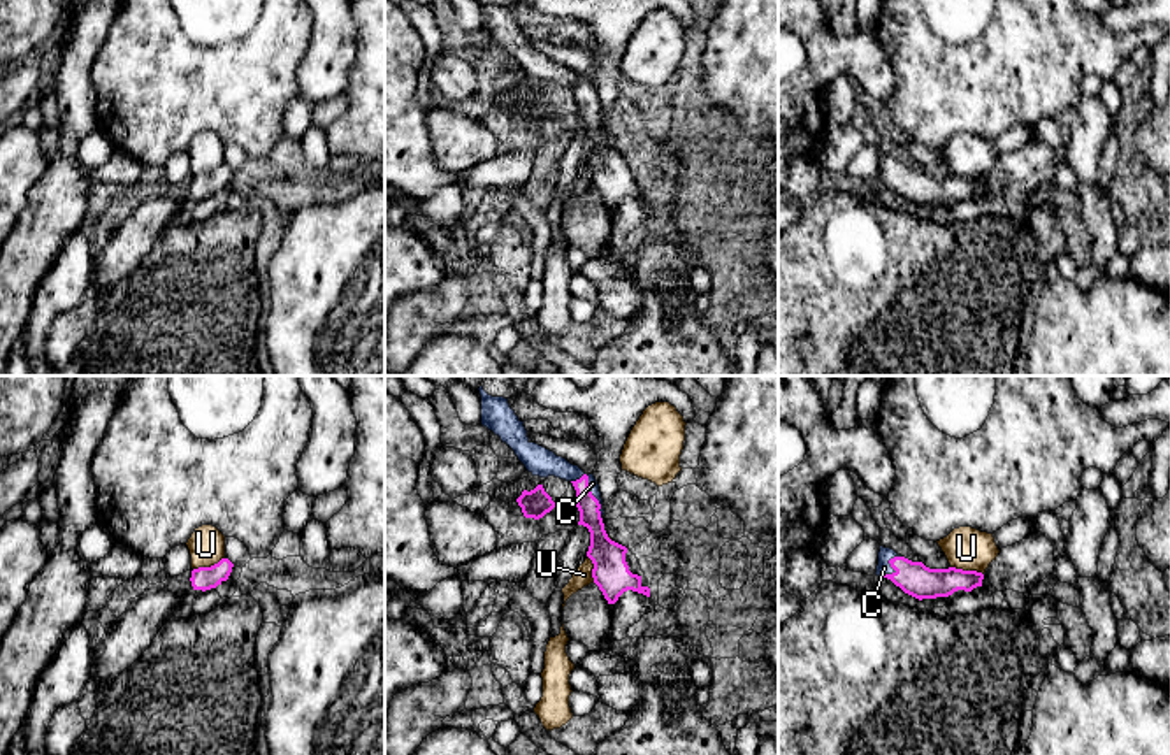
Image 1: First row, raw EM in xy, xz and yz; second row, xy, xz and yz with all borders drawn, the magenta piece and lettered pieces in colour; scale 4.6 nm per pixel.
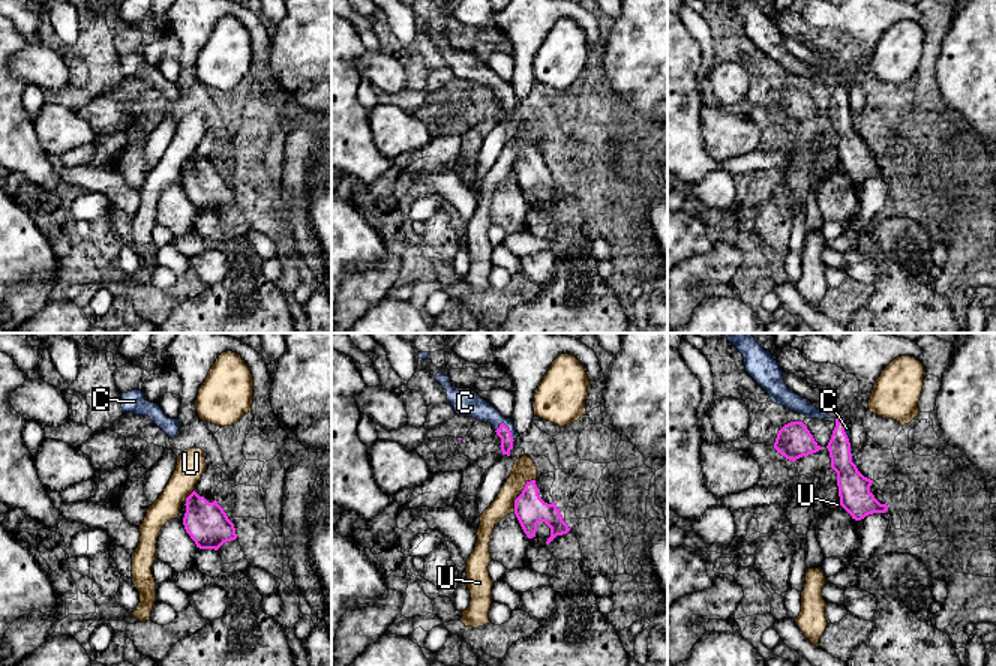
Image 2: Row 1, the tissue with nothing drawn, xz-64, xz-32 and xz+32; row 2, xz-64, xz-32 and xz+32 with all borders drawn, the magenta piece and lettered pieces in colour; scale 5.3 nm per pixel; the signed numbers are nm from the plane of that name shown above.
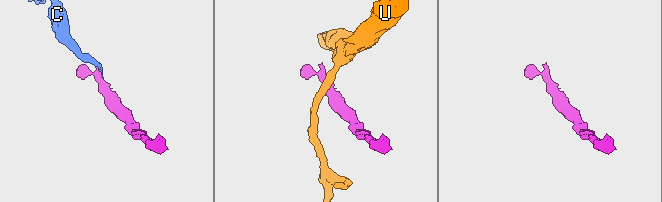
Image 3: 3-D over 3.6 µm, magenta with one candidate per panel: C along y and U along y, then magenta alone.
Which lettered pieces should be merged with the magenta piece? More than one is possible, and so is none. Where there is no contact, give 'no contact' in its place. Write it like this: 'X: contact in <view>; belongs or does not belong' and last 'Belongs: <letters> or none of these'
C: contact in xz; belongs
U: contact in yz; does not belong
Belongs: C

